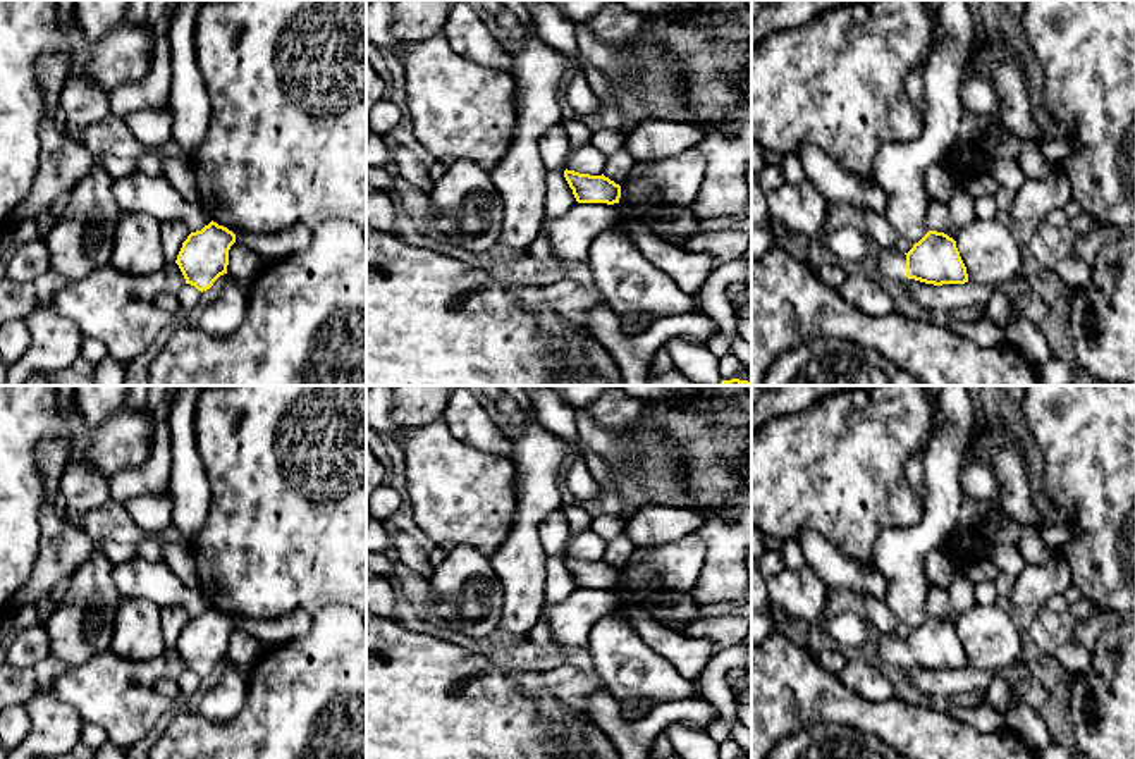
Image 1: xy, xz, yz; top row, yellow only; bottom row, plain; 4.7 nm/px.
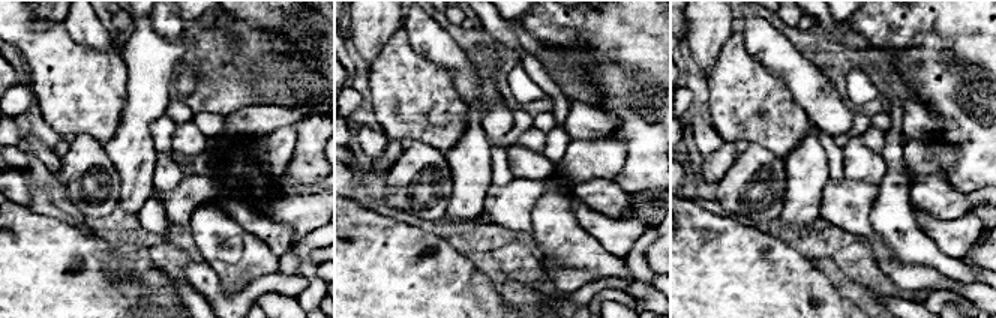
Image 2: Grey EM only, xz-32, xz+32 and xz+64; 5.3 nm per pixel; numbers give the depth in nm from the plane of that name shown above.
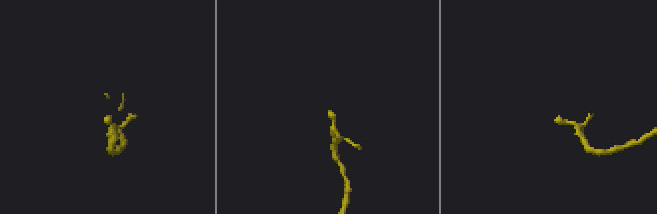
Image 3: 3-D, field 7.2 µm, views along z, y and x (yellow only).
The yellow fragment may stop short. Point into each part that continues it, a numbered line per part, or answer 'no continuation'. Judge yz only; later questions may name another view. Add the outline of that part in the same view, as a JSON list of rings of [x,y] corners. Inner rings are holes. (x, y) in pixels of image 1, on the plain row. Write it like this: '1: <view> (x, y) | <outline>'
1: yz (891, 649) | [[[880,635],[879,639],[880,664],[905,666],[906,664],[906,640],[894,635]]]

